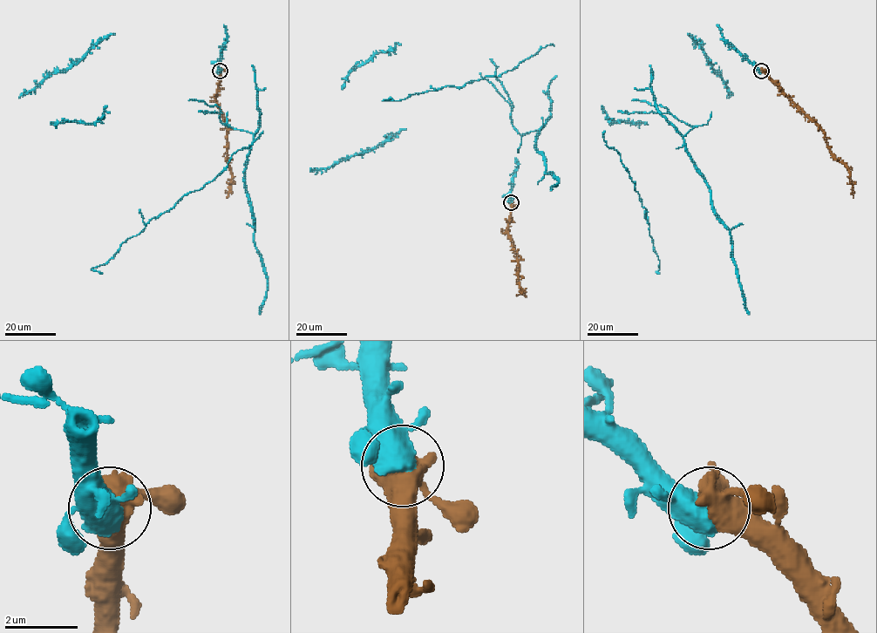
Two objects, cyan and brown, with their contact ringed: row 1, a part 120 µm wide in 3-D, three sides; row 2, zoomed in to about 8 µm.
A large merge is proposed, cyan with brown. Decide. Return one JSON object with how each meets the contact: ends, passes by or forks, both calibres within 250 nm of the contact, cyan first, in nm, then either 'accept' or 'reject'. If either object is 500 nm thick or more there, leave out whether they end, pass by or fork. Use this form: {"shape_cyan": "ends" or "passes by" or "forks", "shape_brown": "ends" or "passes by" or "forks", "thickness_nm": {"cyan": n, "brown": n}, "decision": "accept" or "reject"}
{"thickness_nm": {"cyan": 550, "brown": 500}, "decision": "accept"}

